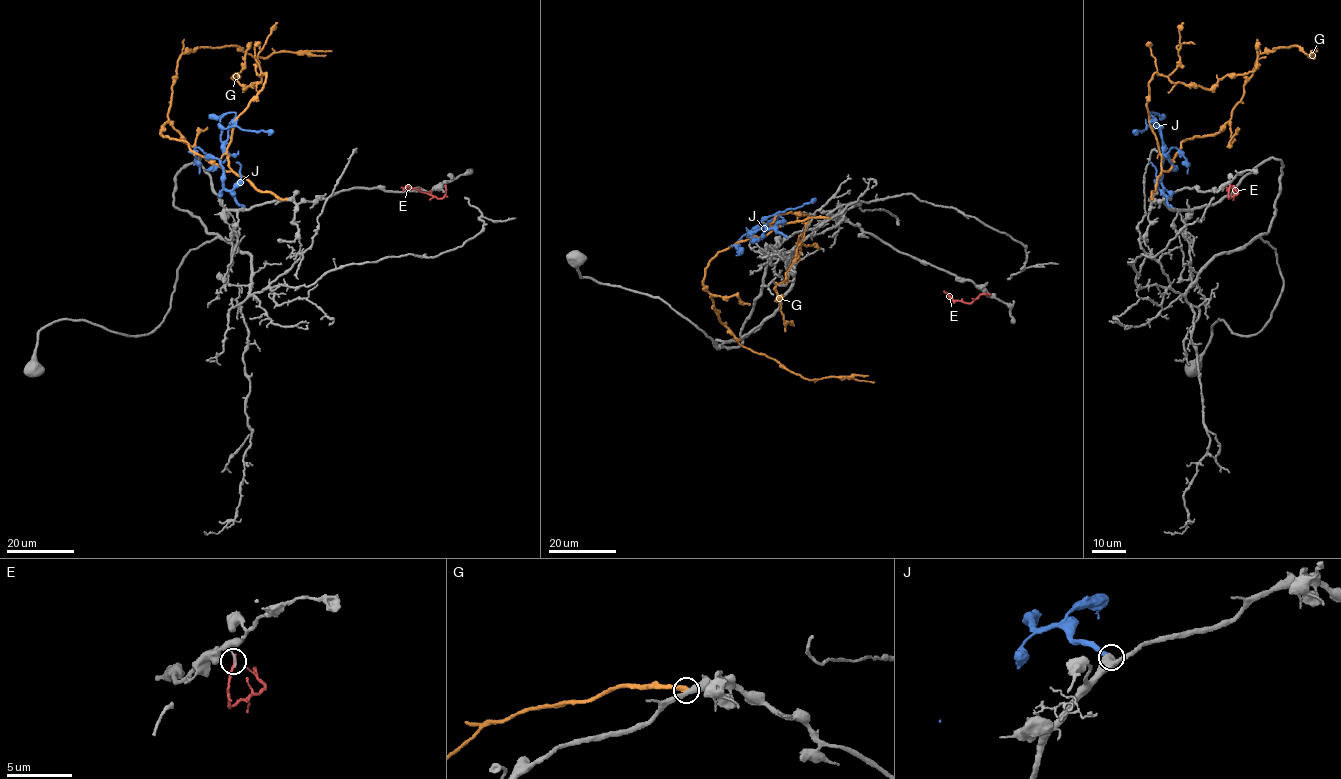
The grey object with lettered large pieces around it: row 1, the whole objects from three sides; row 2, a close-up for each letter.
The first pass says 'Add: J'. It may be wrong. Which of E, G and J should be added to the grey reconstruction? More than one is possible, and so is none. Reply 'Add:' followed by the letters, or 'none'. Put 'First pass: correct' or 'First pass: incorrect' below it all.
Add: J
First pass: correct

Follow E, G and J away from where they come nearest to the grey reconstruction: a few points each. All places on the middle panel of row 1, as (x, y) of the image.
E: (988, 295), (979, 295), (971, 303), (965, 303), (954, 300), (943, 291)
G: (828, 218), (788, 223), (720, 251), (708, 264), (704, 287), (720, 321), (755, 352), (806, 378), (874, 382)
J: (786, 236), (773, 229), (763, 228), (764, 219), (816, 199)

